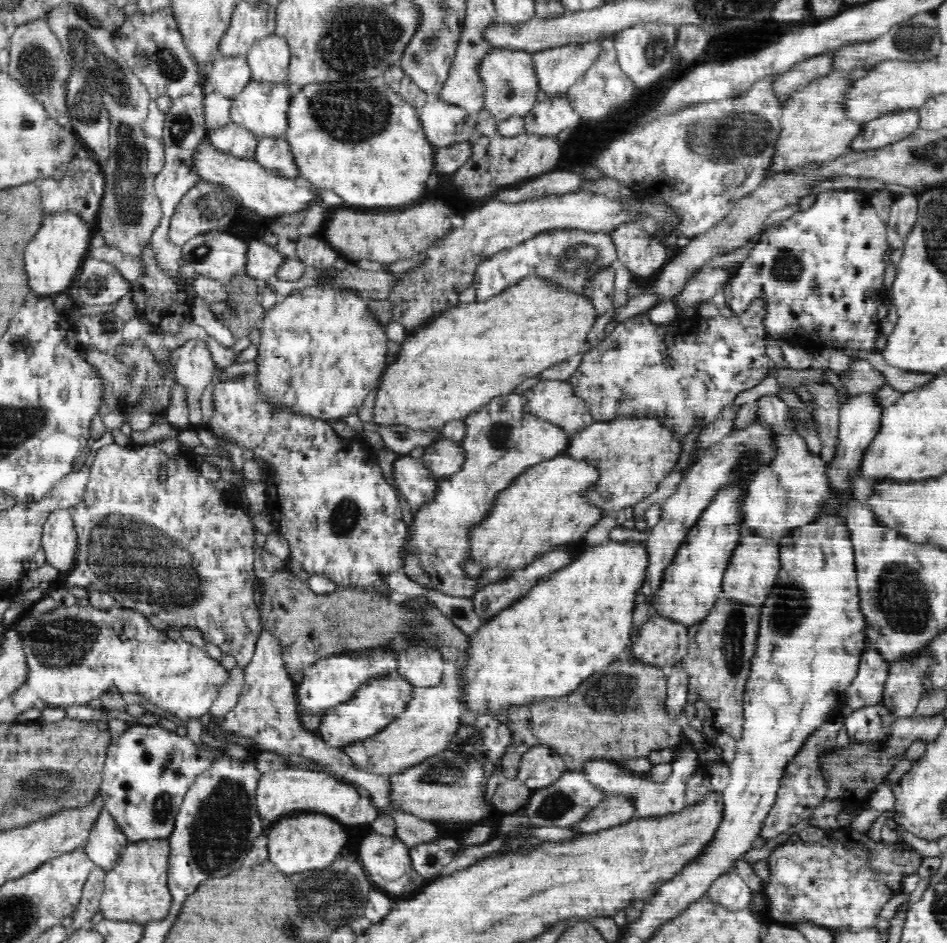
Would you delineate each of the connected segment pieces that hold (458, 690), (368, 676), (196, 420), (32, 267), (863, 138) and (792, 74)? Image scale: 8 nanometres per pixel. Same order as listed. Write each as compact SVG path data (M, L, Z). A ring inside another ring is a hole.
M444 674L440 685L434 688L419 688L412 691L412 699L407 708L394 719L375 738L345 748L348 756L359 768L375 774L394 775L401 773L418 762L434 756L451 746L458 735L462 724L462 716L471 712L468 701L468 680L461 674Z
M352 652L344 656L326 657L324 660L317 660L316 664L305 673L300 682L295 686L295 698L297 707L303 714L324 717L340 706L354 698L355 692L375 678L384 678L397 674L397 658L394 655L387 655L381 652Z
M188 340L185 346L173 353L178 359L175 382L180 387L184 406L188 407L189 421L193 427L200 427L202 420L202 394L212 382L215 364L207 343L202 340Z
M57 209L45 212L37 234L29 243L28 248L25 248L29 283L39 296L52 299L59 293L73 290L81 266L91 247L90 230L92 227L76 209Z
M918 106L883 113L878 118L864 122L863 130L851 144L850 150L873 150L898 142L920 127L921 120L921 107Z
M828 50L828 52L820 52L816 56L796 63L777 80L775 91L788 97L794 91L804 88L804 85L808 84L810 80L824 76L834 68L836 53L837 50Z

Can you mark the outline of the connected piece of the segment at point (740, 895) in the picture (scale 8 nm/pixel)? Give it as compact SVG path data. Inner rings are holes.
M726 872L709 886L706 898L729 909L744 909L752 906L755 892L737 872Z

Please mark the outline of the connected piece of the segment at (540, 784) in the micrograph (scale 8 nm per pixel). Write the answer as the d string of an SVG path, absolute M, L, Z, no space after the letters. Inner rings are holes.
M536 746L524 754L519 780L532 792L554 785L568 768L551 748Z

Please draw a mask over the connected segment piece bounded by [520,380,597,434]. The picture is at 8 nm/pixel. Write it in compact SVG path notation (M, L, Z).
M541 380L534 386L520 394L524 399L526 410L536 416L543 417L544 420L550 420L554 425L563 425L567 432L575 433L583 428L588 428L597 420L588 412L586 403L572 392L572 387L568 381L559 380Z

